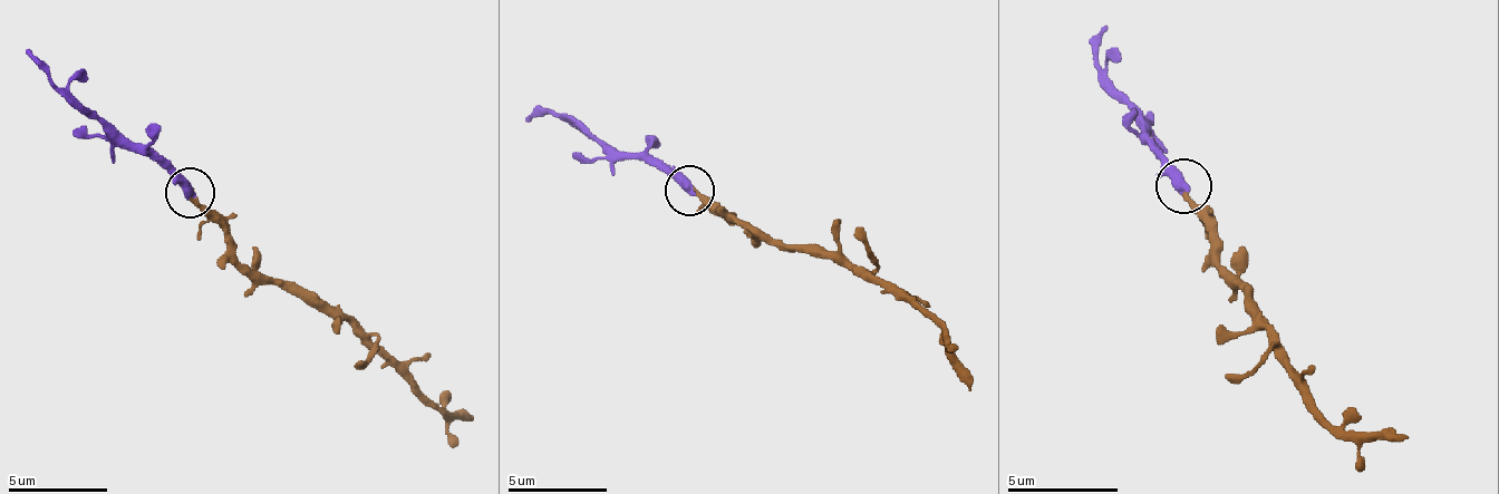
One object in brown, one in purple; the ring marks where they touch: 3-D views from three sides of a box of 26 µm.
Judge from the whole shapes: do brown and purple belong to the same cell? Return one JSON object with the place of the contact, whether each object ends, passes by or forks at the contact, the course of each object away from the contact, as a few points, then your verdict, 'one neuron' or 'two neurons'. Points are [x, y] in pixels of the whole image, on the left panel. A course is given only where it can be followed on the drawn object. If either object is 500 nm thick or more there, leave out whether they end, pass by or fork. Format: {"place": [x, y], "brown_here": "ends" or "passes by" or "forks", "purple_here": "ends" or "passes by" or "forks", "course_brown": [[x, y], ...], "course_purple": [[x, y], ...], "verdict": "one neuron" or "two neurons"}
{"place": [190, 193], "course_brown": [[194, 191], [243, 265], [328, 300], [442, 414], [471, 419]], "course_purple": [[189, 191], [150, 156], [114, 137], [69, 97], [25, 48]], "verdict": "one neuron"}

